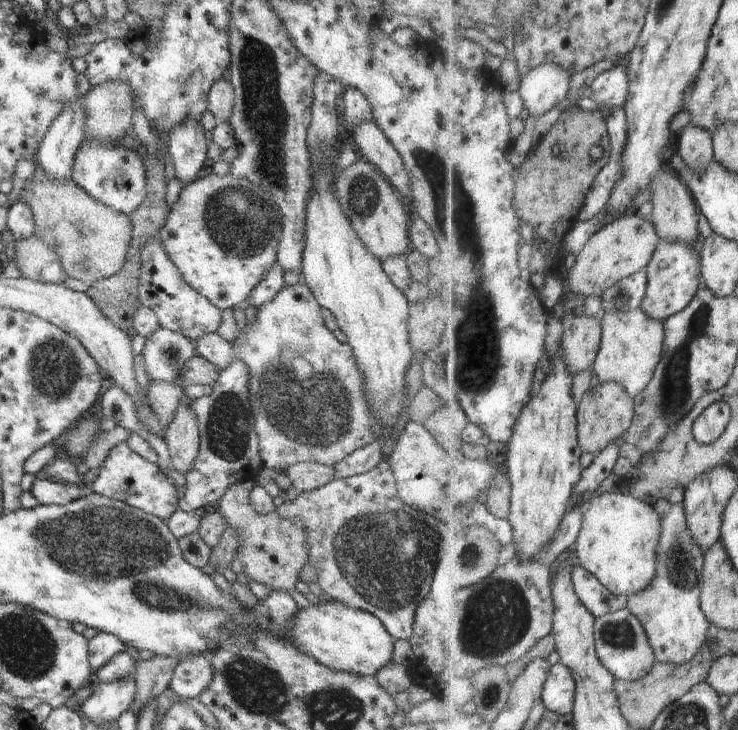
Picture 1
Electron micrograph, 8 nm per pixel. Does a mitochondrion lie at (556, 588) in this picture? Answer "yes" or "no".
no

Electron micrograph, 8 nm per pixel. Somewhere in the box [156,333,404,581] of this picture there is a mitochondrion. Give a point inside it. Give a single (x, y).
(307, 403)

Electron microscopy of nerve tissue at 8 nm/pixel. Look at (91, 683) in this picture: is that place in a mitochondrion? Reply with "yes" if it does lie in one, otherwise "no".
no

